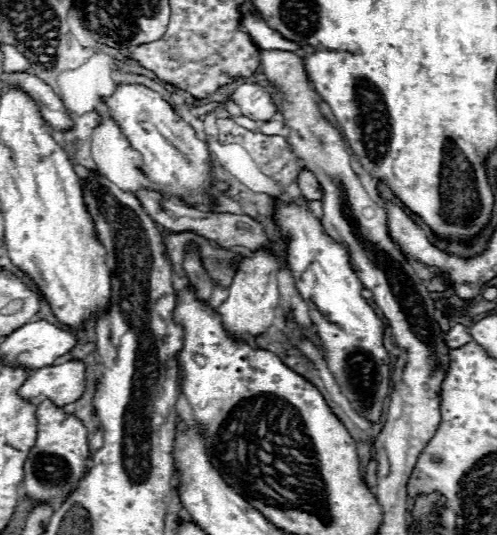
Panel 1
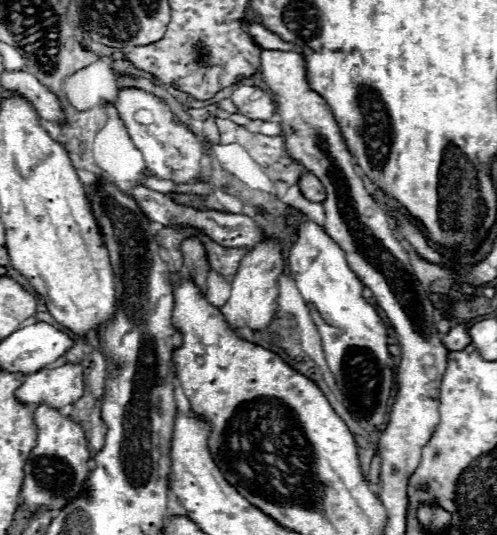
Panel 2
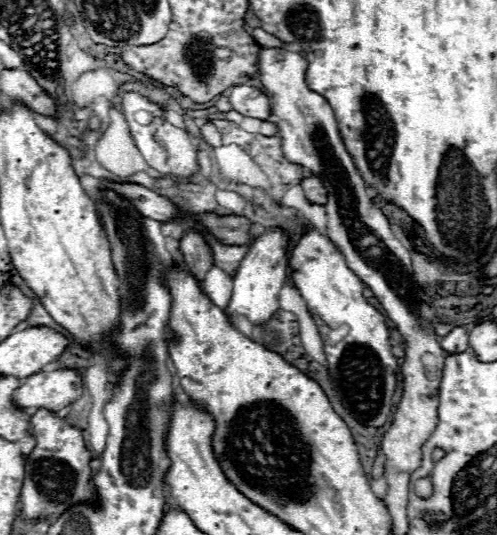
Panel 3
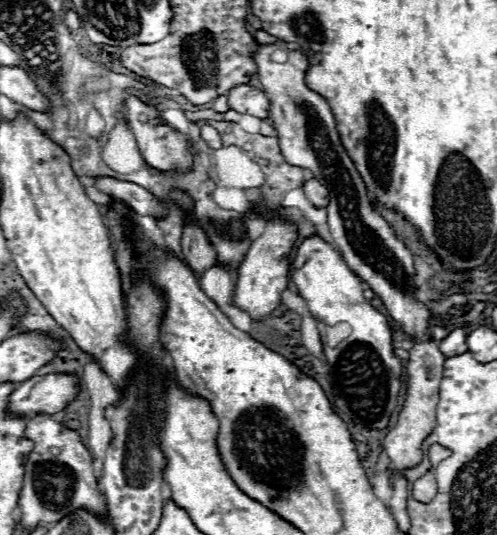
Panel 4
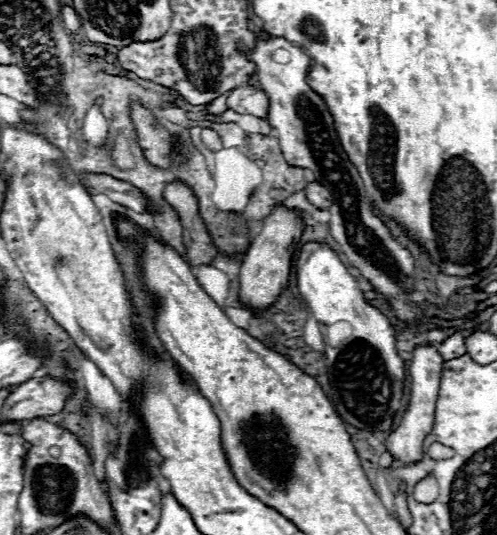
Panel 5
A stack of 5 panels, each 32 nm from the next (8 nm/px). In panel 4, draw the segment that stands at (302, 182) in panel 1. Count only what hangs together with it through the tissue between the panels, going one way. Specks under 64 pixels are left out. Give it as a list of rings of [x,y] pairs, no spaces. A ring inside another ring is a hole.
[[[316,178],[312,180],[306,180],[304,186],[302,186],[306,198],[314,204],[314,206],[320,206],[320,208],[326,208],[328,206],[328,190],[326,186],[322,186]]]

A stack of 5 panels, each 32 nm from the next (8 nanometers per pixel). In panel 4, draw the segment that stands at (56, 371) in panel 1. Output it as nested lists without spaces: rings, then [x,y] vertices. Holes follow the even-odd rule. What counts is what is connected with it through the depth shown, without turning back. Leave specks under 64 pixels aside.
[[[42,374],[28,378],[10,394],[10,410],[24,416],[38,412],[56,414],[80,392],[74,374]]]

